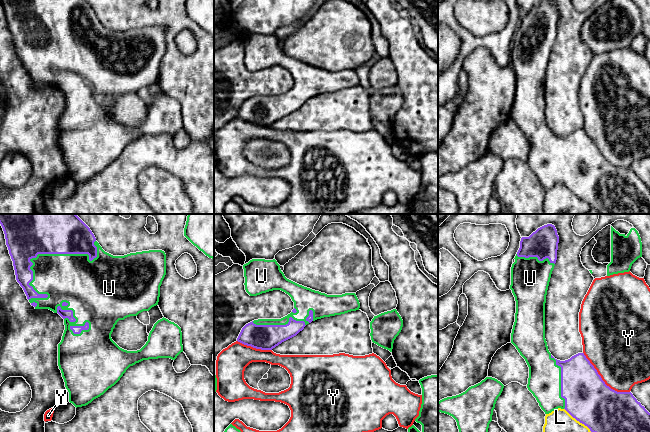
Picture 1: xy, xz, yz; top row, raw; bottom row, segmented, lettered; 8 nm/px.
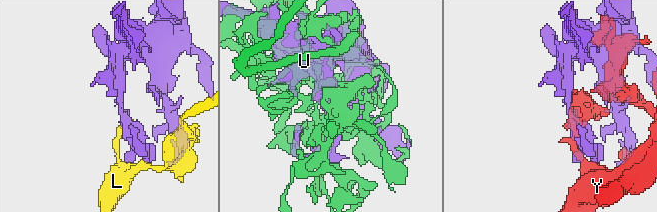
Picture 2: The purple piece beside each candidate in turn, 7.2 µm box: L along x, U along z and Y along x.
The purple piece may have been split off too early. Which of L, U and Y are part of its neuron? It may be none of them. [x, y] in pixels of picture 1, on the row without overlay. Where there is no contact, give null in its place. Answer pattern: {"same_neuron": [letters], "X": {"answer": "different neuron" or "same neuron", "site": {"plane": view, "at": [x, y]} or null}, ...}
{"same_neuron": ["U"], "L": {"answer": "different neuron", "site": {"plane": "yz", "at": [578, 196]}}, "U": {"answer": "same neuron", "site": {"plane": "xy", "at": [41, 29]}}, "Y": {"answer": "different neuron", "site": {"plane": "yz", "at": [602, 156]}}}

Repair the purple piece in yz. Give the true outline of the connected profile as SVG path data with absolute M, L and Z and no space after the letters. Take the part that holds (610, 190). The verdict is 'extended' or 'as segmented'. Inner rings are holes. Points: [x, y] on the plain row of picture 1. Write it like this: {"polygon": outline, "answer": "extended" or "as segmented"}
{"polygon": "M547 0L538 4L529 13L521 14L520 24L511 43L510 65L516 77L511 119L529 143L527 164L545 190L558 184L565 185L573 194L587 202L591 208L596 209L599 214L650 214L650 189L631 168L617 168L607 162L584 129L578 129L568 136L560 137L555 135L548 126L545 115L545 79L551 50L557 36L558 19L559 12L554 1Z", "answer": "extended"}

